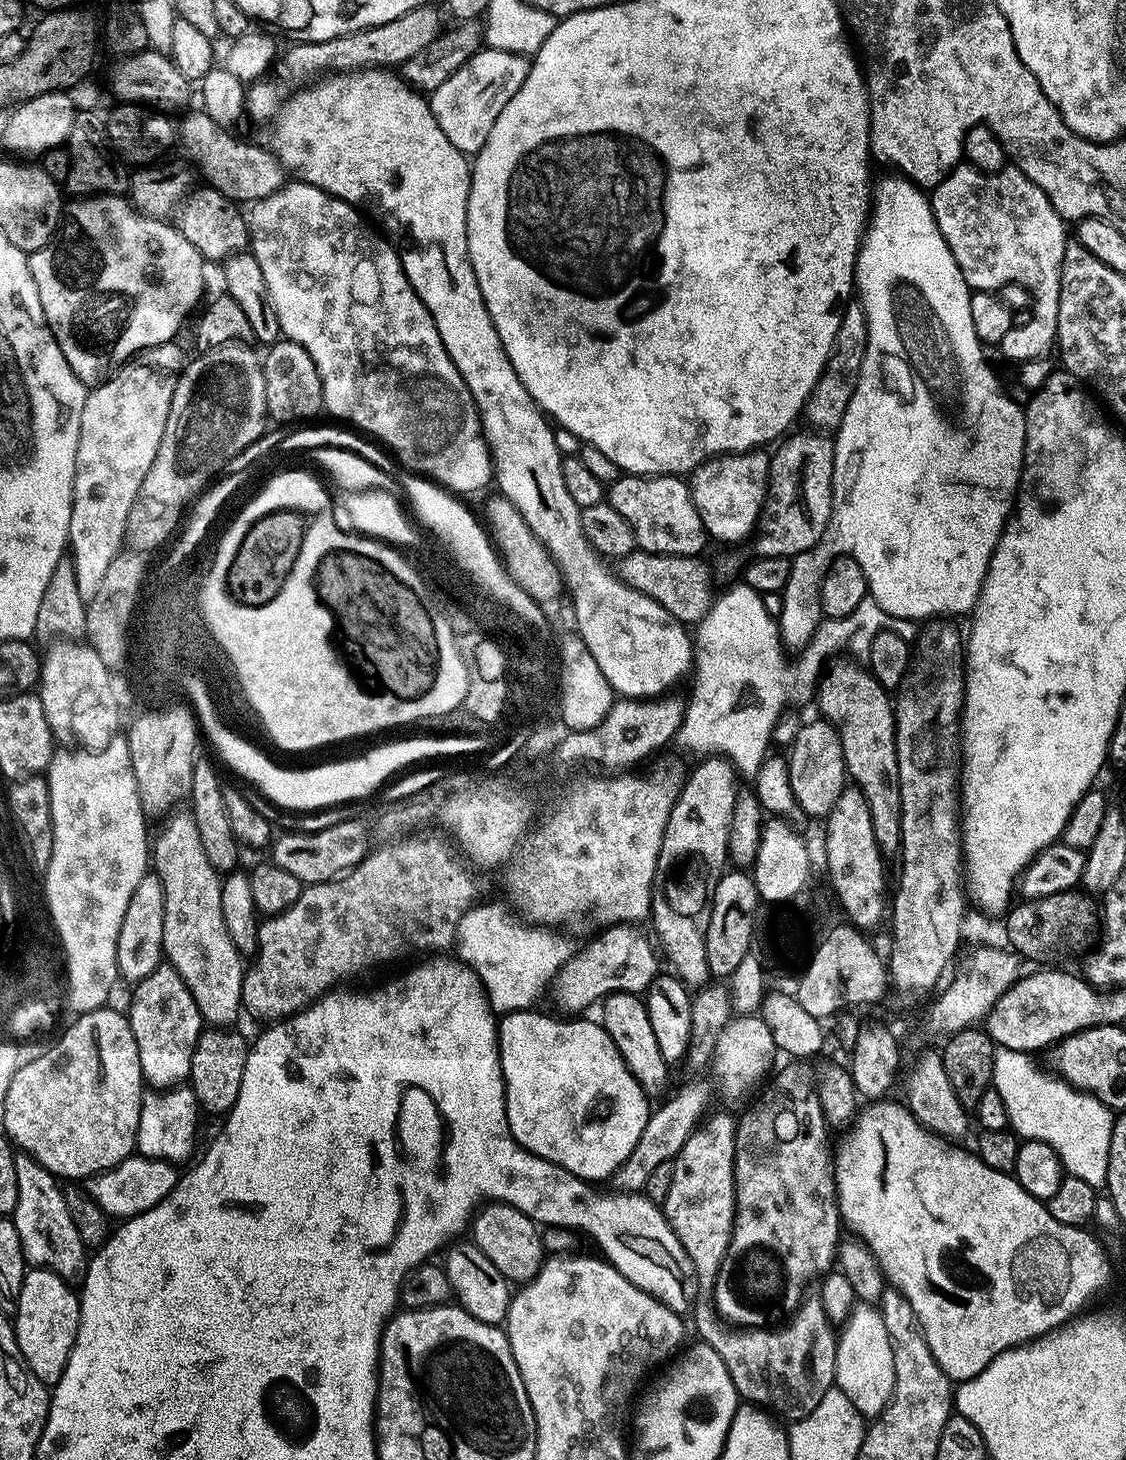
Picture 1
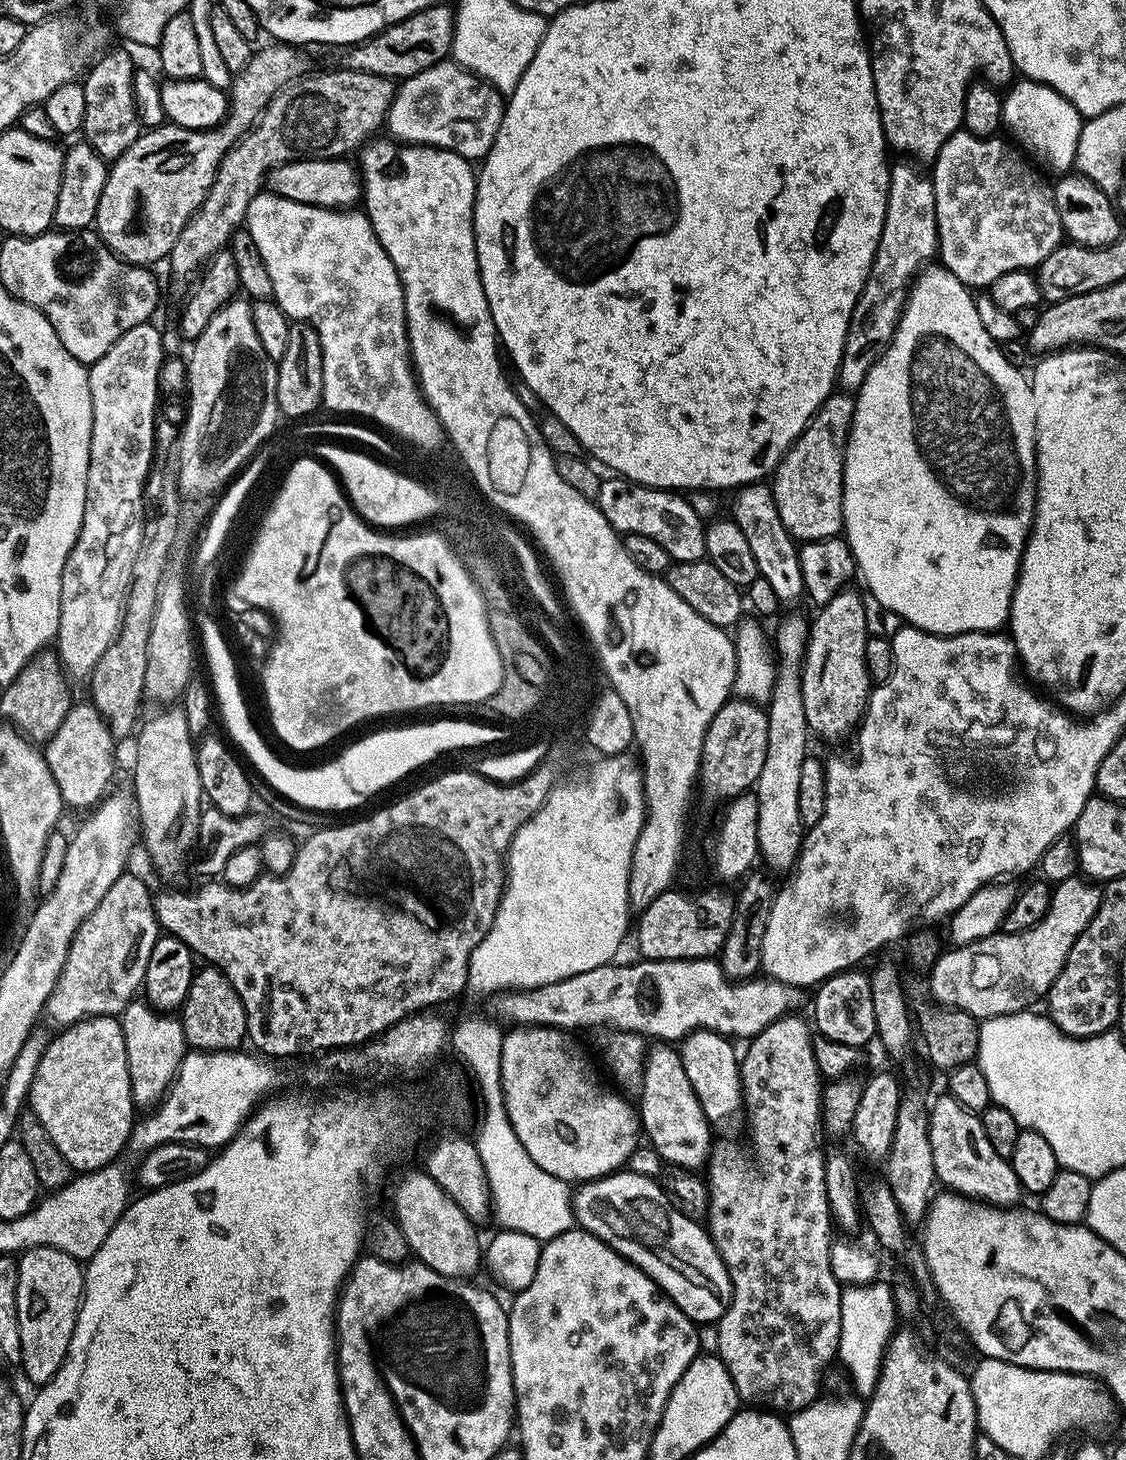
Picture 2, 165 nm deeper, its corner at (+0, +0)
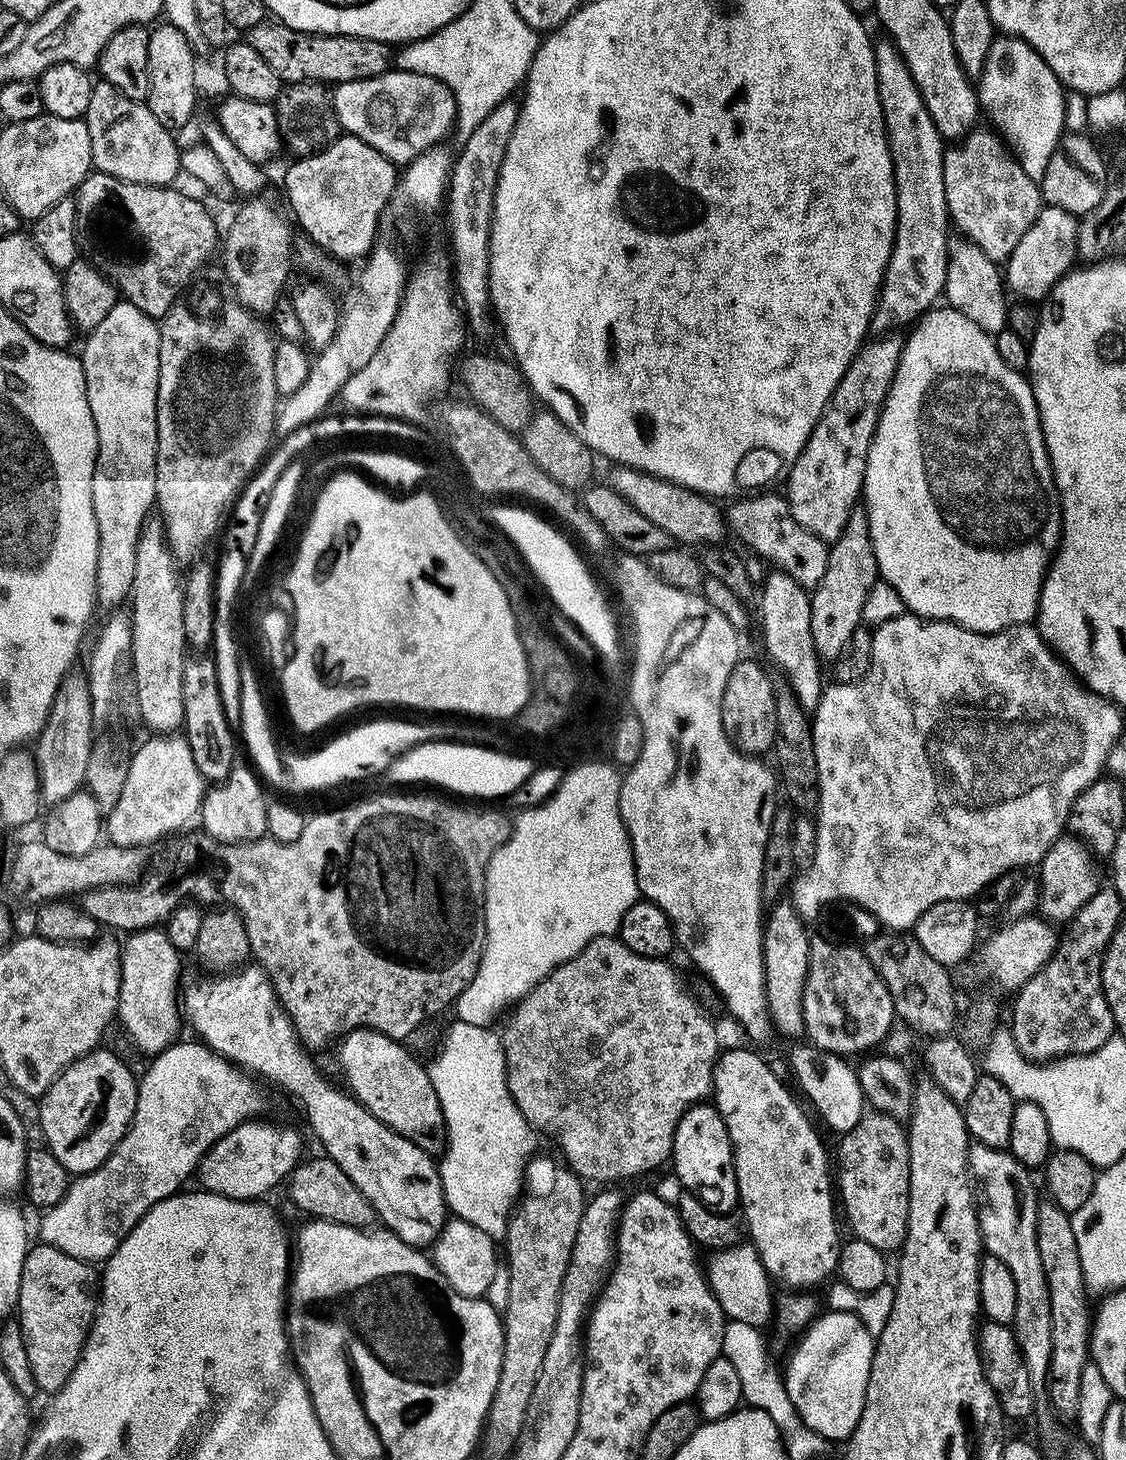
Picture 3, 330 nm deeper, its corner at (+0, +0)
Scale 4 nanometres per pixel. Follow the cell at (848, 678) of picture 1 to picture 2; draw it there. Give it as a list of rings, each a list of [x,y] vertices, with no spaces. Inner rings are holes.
[[[845,590],[834,594],[830,602],[819,605],[816,617],[811,617],[808,630],[808,643],[805,646],[804,663],[801,669],[802,703],[809,733],[824,740],[840,740],[851,733],[864,719],[864,708],[874,687],[874,681],[868,675],[866,648],[870,637],[868,615],[864,609],[864,596],[861,593]]]

